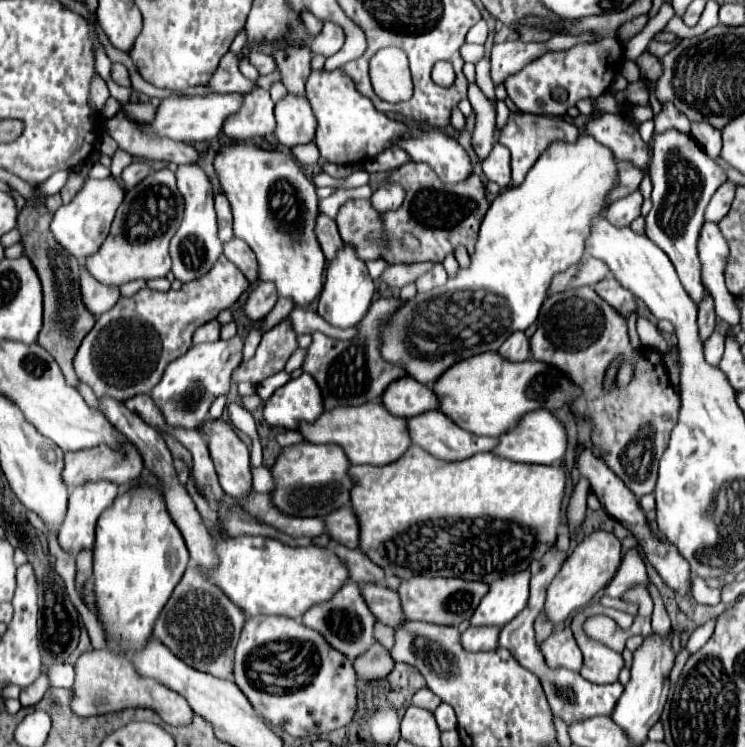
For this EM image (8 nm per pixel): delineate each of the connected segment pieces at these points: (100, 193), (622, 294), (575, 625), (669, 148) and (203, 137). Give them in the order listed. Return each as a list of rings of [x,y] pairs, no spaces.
[[[114,177],[88,179],[84,183],[84,187],[76,193],[76,197],[56,211],[54,221],[50,225],[56,241],[62,243],[62,247],[66,251],[70,251],[76,259],[84,259],[84,257],[96,253],[110,231],[112,219],[124,199],[124,195],[126,195],[126,189]]]
[[[608,277],[608,279],[602,279],[594,285],[594,291],[606,301],[610,303],[618,313],[622,313],[624,317],[628,317],[630,311],[636,311],[636,297],[624,289],[616,279]]]
[[[592,603],[582,607],[580,611],[574,613],[570,621],[570,629],[574,633],[574,639],[582,651],[582,671],[580,675],[592,683],[614,683],[618,681],[618,673],[624,667],[624,659],[620,653],[608,649],[606,645],[590,639],[582,631],[582,623],[590,615],[608,615],[616,623],[632,623],[632,615],[626,611],[616,611],[602,607],[600,603]]]
[[[666,129],[652,141],[652,163],[648,173],[654,185],[654,205],[646,217],[646,235],[670,257],[686,293],[696,303],[700,303],[706,289],[700,279],[700,259],[696,243],[704,225],[704,209],[716,189],[728,181],[726,171],[716,161],[712,161],[690,135],[680,133],[678,129]]]
[[[186,95],[186,97],[168,97],[160,103],[156,121],[148,125],[148,131],[156,133],[158,137],[170,137],[174,141],[196,143],[196,141],[210,141],[220,135],[222,123],[234,115],[242,107],[244,95]]]

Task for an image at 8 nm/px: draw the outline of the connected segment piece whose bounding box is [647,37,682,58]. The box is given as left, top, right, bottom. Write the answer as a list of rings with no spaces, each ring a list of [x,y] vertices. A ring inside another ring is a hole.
[[[676,37],[676,39],[672,43],[662,43],[652,39],[647,47],[647,51],[661,58],[674,47],[676,47],[681,42],[681,40],[682,38]]]

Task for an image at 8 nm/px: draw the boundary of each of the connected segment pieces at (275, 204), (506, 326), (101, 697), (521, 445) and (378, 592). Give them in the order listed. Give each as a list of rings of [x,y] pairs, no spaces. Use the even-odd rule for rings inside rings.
[[[246,143],[222,147],[214,157],[214,169],[232,207],[234,235],[246,241],[258,257],[260,281],[276,283],[278,295],[292,297],[298,307],[312,303],[322,291],[322,271],[326,265],[314,235],[318,195],[312,181],[302,173],[292,155]]]
[[[580,133],[578,139],[576,139],[576,143],[550,143],[550,147],[540,155],[538,163],[534,163],[534,167],[528,171],[524,183],[522,183],[520,187],[514,187],[514,189],[504,189],[504,191],[492,201],[492,205],[490,205],[490,209],[488,209],[488,213],[486,213],[486,217],[484,217],[484,221],[482,221],[476,249],[474,249],[474,253],[470,255],[470,259],[472,259],[470,267],[468,267],[468,269],[460,269],[460,271],[458,271],[458,277],[456,277],[456,279],[448,279],[446,285],[436,287],[436,289],[432,289],[432,291],[428,291],[428,293],[422,293],[422,295],[418,293],[414,299],[406,301],[406,303],[396,311],[396,315],[388,321],[386,329],[382,331],[382,357],[384,357],[386,361],[390,361],[390,363],[396,363],[396,365],[404,367],[406,373],[408,373],[410,377],[414,377],[416,381],[432,387],[432,383],[434,383],[450,365],[454,365],[454,363],[458,363],[458,361],[462,361],[462,359],[468,359],[468,357],[472,357],[472,355],[484,353],[484,351],[496,351],[496,349],[500,347],[502,339],[506,339],[506,335],[512,335],[514,331],[526,331],[526,329],[536,321],[536,317],[538,317],[538,311],[540,311],[540,307],[542,307],[542,301],[546,299],[546,291],[548,291],[548,287],[550,287],[552,277],[554,277],[556,273],[560,273],[560,271],[566,271],[572,263],[578,263],[578,261],[582,259],[582,255],[584,255],[584,241],[590,237],[590,227],[592,227],[592,223],[594,223],[594,219],[596,219],[598,215],[604,215],[604,211],[606,211],[606,197],[608,197],[608,193],[610,193],[616,185],[618,185],[616,157],[614,157],[614,153],[612,153],[608,147],[600,145],[594,137]]]
[[[110,649],[102,651],[90,651],[84,653],[76,661],[76,681],[74,681],[74,699],[72,699],[72,711],[80,717],[90,715],[102,715],[102,713],[114,713],[128,707],[144,707],[156,711],[164,723],[178,727],[178,725],[190,725],[194,711],[186,703],[182,695],[176,691],[164,687],[162,683],[154,679],[138,677],[130,659],[124,655],[114,655]]]
[[[538,409],[538,411],[532,411],[530,415],[524,415],[518,421],[518,427],[514,431],[506,431],[506,435],[498,437],[498,447],[494,447],[492,453],[518,463],[554,465],[566,453],[566,429],[552,413]]]
[[[366,585],[362,589],[362,595],[370,607],[370,611],[376,615],[376,619],[384,625],[390,625],[392,629],[402,627],[406,623],[406,617],[402,615],[402,605],[398,599],[398,593],[384,587],[384,585]]]

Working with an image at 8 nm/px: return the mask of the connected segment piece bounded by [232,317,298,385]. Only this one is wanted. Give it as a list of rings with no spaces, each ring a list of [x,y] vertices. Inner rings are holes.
[[[286,317],[286,321],[274,325],[270,331],[266,331],[254,357],[250,361],[242,361],[236,367],[232,381],[234,383],[250,381],[252,385],[260,385],[264,379],[282,371],[288,357],[296,349],[298,349],[296,331],[292,329],[290,317]]]

